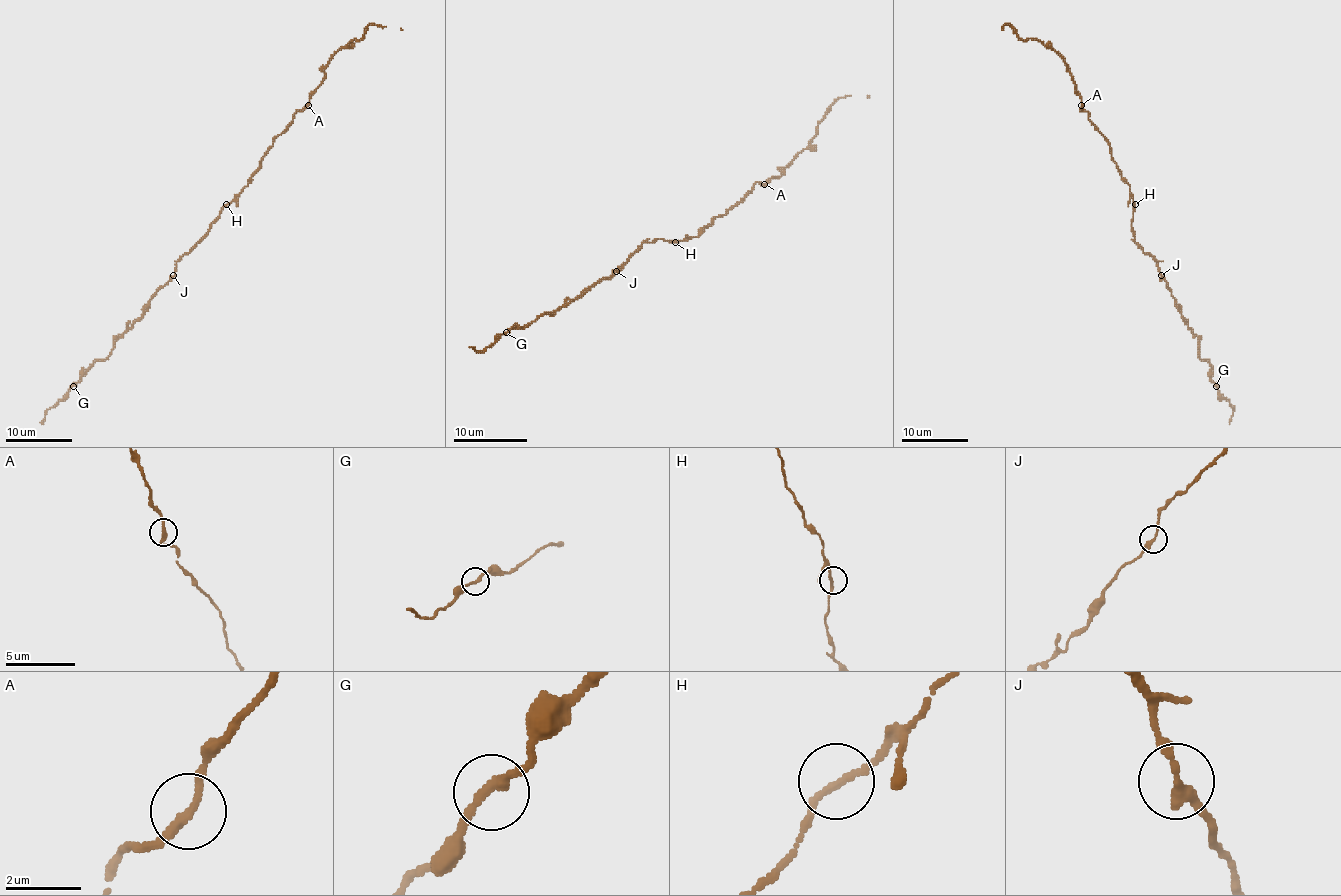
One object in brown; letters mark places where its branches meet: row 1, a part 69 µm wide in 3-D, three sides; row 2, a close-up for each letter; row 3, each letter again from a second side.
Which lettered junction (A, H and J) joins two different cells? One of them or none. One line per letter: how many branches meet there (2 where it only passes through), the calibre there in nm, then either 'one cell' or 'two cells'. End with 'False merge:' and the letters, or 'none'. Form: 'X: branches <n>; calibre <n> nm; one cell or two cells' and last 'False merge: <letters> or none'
A: branches 2; calibre 240 nm; one cell
H: branches 2; calibre 180 nm; one cell
J: branches 2; calibre 280 nm; one cell
False merge: none

